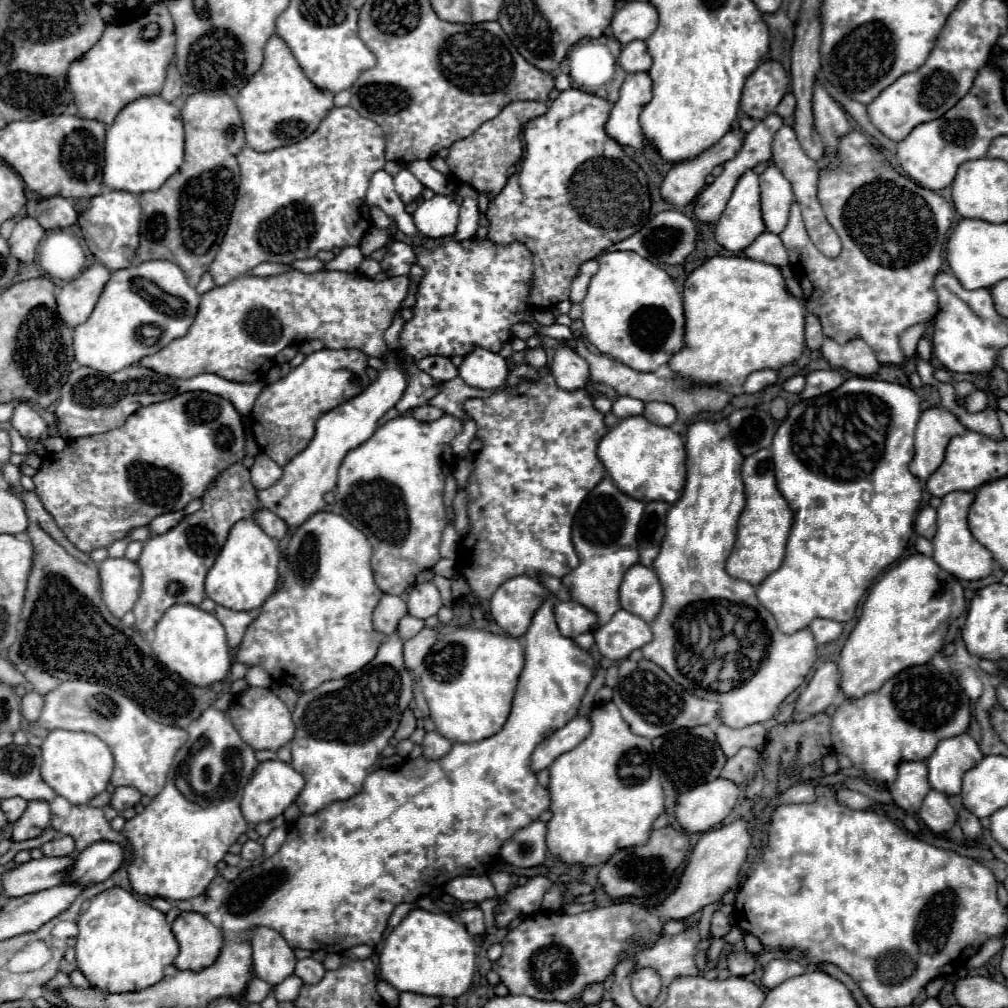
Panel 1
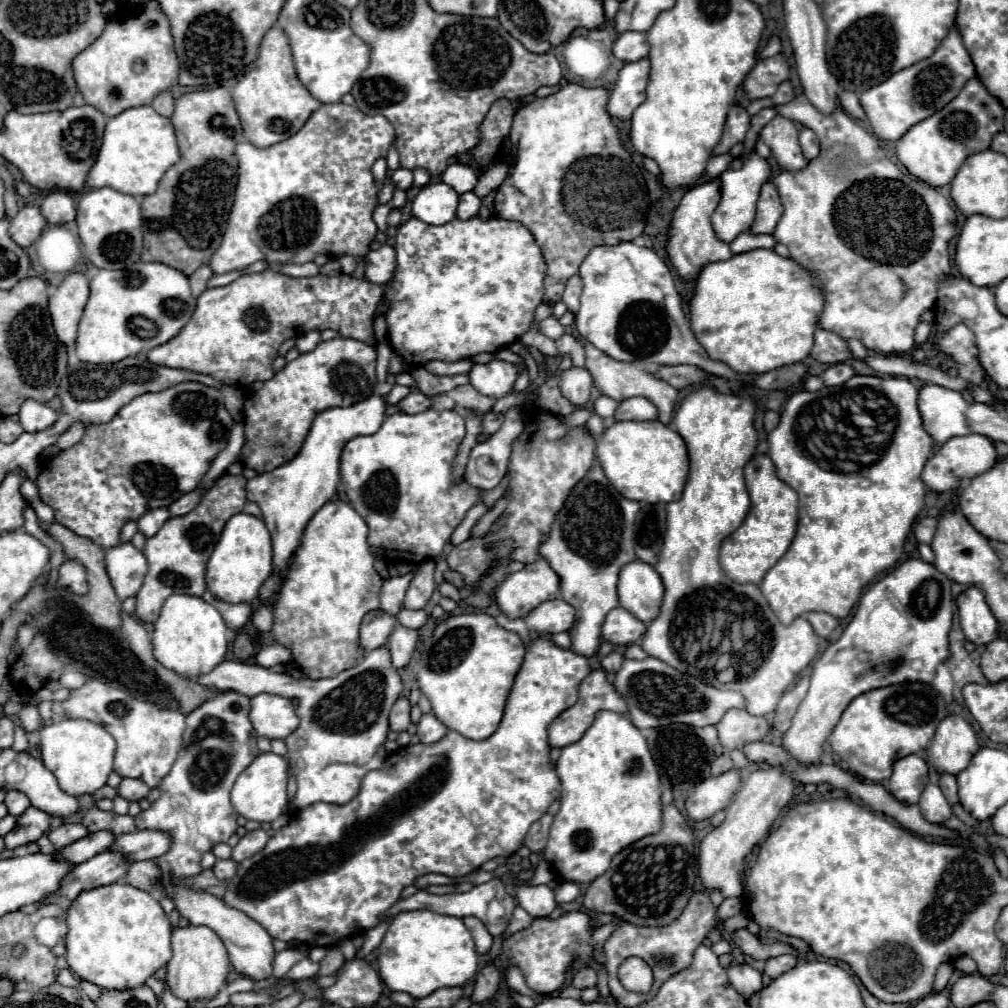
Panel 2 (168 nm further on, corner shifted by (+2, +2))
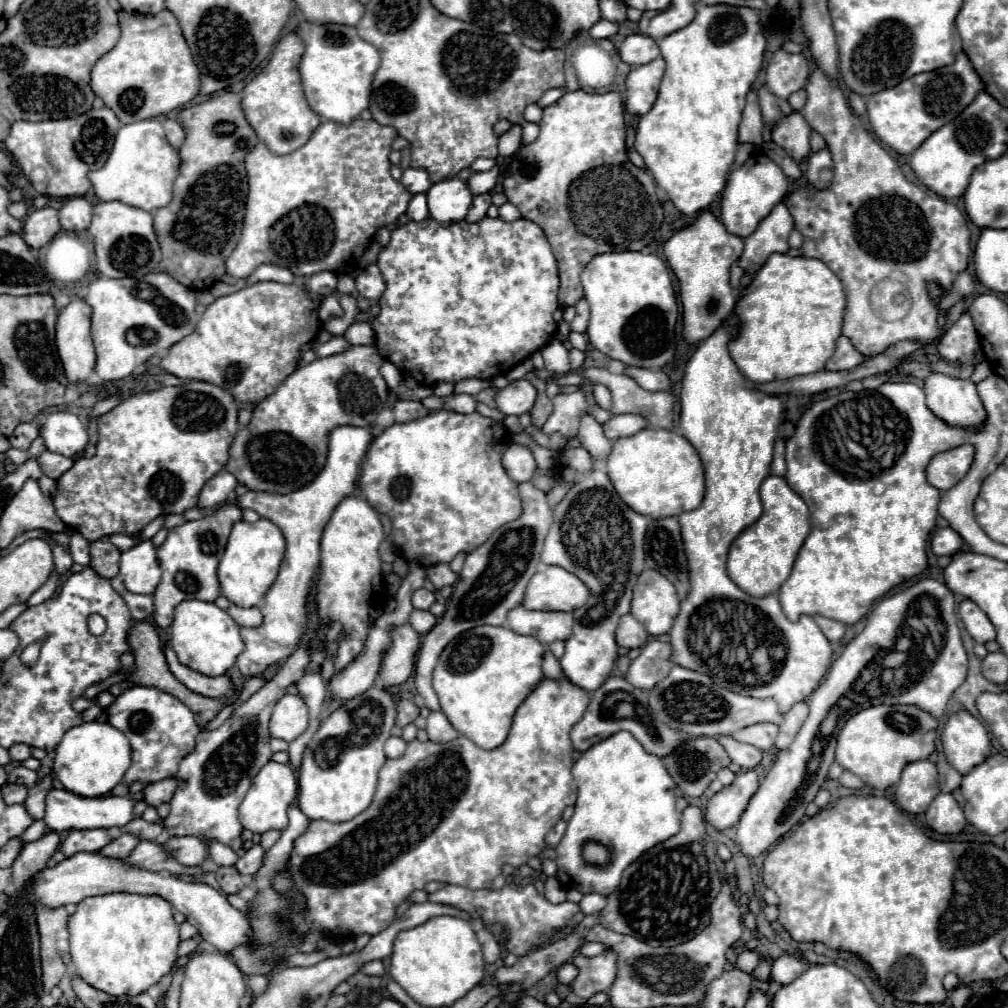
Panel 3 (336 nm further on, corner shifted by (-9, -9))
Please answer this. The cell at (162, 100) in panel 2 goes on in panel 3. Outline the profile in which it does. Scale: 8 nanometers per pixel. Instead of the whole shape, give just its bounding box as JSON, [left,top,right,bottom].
[162,117,186,149]

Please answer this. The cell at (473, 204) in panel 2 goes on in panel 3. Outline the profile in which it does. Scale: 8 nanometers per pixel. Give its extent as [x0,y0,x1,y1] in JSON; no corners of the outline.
[466,193,490,223]

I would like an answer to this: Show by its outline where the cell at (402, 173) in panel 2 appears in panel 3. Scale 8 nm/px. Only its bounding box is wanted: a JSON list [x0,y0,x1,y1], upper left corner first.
[402,169,432,195]

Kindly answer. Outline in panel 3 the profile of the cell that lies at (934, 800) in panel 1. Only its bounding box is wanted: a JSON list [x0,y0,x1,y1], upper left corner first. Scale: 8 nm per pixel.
[926,793,966,835]

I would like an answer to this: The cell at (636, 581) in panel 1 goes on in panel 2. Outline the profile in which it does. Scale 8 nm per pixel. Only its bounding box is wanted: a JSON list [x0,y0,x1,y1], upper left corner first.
[619,560,663,622]

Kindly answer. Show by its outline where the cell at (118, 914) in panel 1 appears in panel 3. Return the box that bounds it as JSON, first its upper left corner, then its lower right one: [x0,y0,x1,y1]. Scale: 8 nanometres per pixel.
[68,893,180,997]

